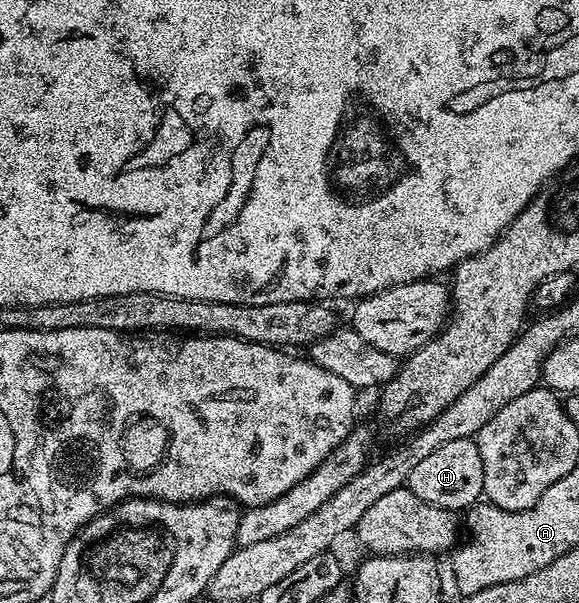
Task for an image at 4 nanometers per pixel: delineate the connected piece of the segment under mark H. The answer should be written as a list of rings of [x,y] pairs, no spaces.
[[[464,438],[437,446],[435,452],[431,452],[431,456],[419,460],[419,464],[411,468],[407,488],[412,494],[419,496],[419,500],[454,512],[465,512],[478,505],[482,501],[485,489],[483,456],[479,456],[476,441],[473,438]]]

